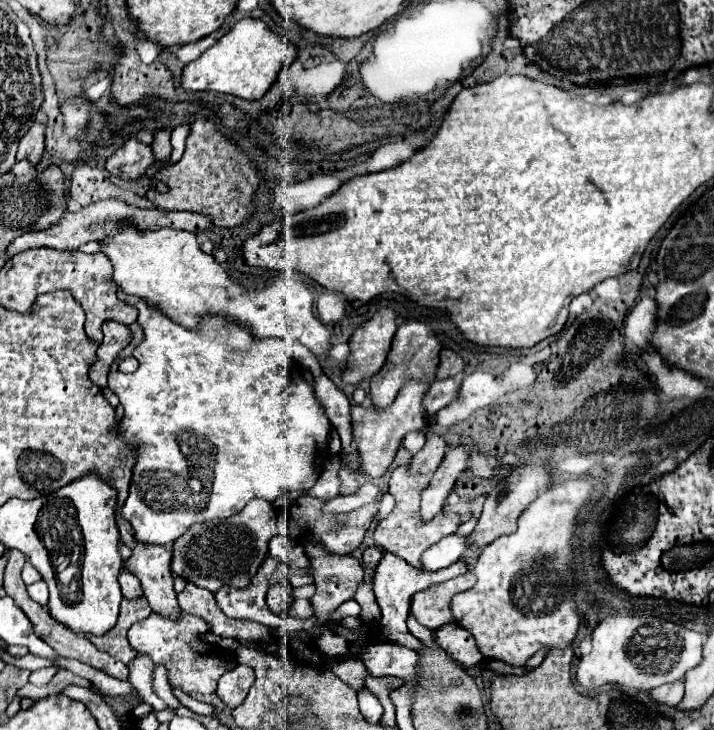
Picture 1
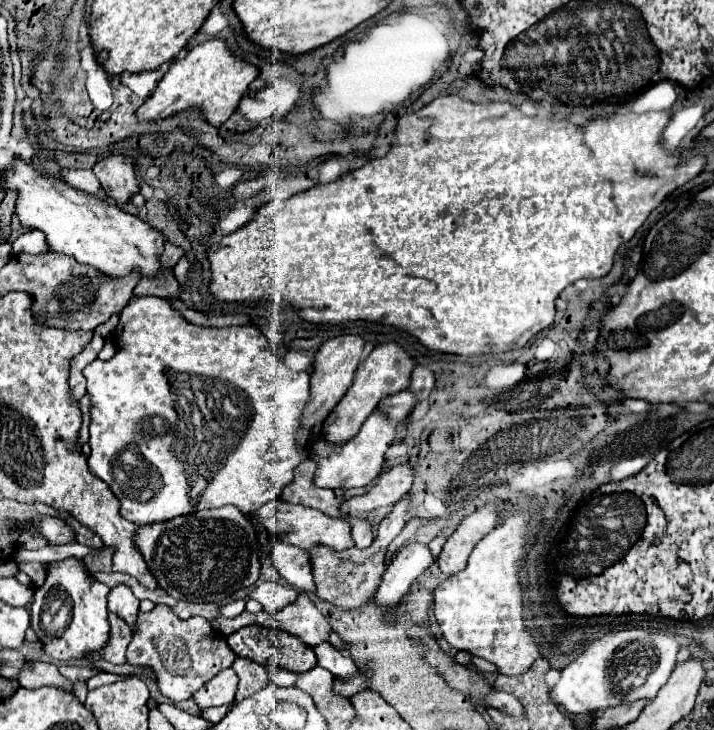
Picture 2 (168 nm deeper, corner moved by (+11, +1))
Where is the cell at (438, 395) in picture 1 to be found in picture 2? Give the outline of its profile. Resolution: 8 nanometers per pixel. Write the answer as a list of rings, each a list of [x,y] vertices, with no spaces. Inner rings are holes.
[[[403,390],[403,392],[397,392],[397,394],[393,394],[393,396],[383,398],[383,400],[379,402],[377,410],[383,410],[385,416],[389,416],[389,418],[395,420],[395,422],[403,422],[403,420],[409,416],[409,412],[413,410],[415,404],[417,404],[415,394]]]

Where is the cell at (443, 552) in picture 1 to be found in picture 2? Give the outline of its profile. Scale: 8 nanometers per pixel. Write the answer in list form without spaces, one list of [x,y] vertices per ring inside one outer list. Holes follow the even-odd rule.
[[[405,544],[391,564],[387,566],[381,586],[375,594],[375,604],[379,608],[387,608],[395,602],[399,602],[401,596],[409,592],[409,586],[435,562],[429,548],[423,544]]]

